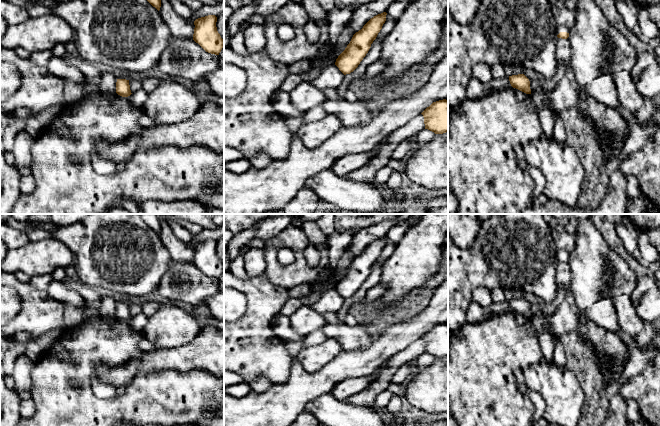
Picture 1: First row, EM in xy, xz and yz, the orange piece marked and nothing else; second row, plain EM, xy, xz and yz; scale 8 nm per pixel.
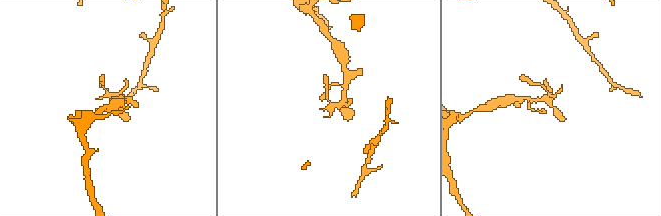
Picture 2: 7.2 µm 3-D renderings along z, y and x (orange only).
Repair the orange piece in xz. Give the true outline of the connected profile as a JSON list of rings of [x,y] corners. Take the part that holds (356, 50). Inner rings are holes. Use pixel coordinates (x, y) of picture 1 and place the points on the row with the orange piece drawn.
[[[386,12],[371,18],[361,30],[356,32],[345,50],[336,59],[335,65],[344,74],[353,72],[368,53],[386,21]]]

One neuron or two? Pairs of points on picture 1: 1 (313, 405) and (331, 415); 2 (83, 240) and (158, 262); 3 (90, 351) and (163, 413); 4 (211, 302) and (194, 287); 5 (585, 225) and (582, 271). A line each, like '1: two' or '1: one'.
1: one
2: one
3: one
4: two
5: one

